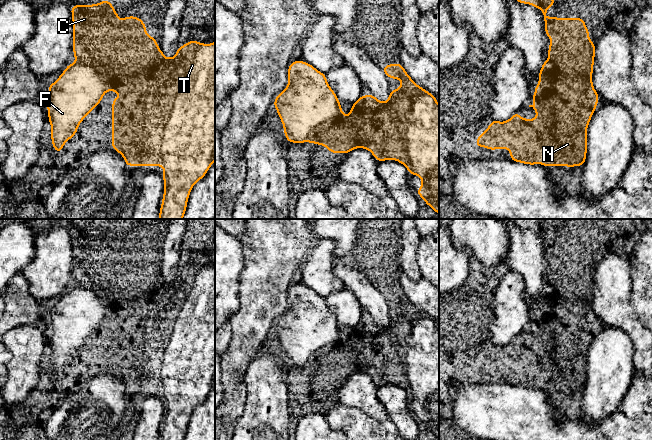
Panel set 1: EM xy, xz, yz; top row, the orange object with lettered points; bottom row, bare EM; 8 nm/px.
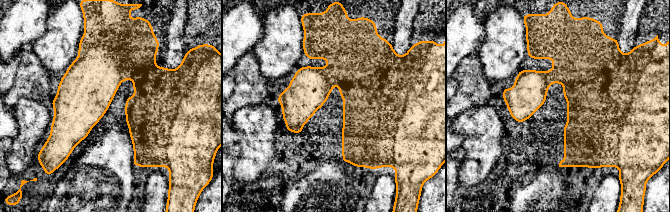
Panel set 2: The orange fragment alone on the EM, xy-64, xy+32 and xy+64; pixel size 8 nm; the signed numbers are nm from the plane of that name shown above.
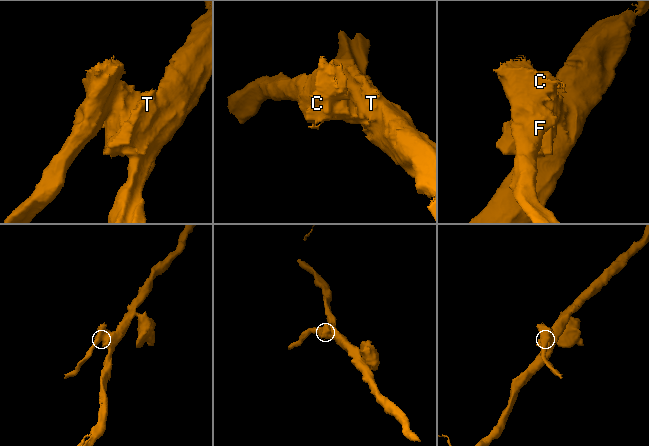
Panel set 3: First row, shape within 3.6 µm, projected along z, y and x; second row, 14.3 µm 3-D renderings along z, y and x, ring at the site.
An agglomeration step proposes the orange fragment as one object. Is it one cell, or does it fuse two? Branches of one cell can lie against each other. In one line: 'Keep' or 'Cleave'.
Cleave

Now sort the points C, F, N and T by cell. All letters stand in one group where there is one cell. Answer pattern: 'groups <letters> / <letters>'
groups C F / N T

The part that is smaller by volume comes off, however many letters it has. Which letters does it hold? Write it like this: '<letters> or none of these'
C, F

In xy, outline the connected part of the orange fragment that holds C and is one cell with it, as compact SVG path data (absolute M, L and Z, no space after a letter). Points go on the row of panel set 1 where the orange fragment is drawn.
M108 0L91 5L72 5L70 9L73 23L72 50L77 62L67 64L59 78L47 86L50 93L46 95L51 142L57 153L62 152L64 144L76 135L80 123L100 104L106 91L117 91L120 96L123 96L128 93L129 88L138 85L139 74L143 68L148 67L148 61L154 57L156 51L152 41L147 39L148 34L144 21L137 16L127 16L120 20L118 13Z

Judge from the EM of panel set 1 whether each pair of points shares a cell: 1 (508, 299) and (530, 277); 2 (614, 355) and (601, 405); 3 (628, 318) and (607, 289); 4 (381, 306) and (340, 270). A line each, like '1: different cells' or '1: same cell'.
1: different cells
2: same cell
3: same cell
4: same cell

